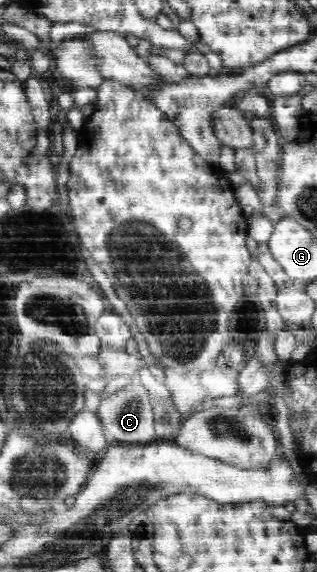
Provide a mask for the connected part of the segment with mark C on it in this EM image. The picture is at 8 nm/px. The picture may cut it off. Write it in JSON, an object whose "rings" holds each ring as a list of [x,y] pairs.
{"rings":[[[140,382],[128,384],[124,390],[102,400],[98,408],[98,418],[104,426],[104,436],[109,442],[120,444],[148,444],[157,441],[154,431],[154,410],[150,402],[150,393],[144,389]]]}

